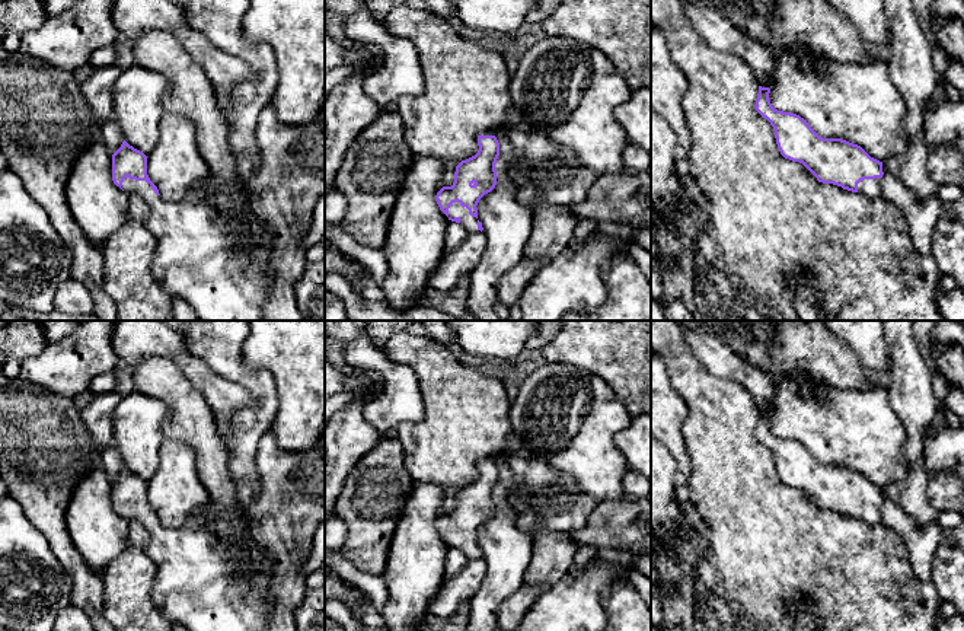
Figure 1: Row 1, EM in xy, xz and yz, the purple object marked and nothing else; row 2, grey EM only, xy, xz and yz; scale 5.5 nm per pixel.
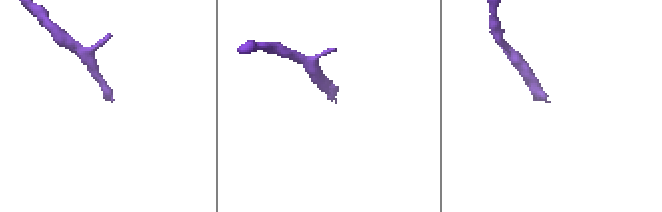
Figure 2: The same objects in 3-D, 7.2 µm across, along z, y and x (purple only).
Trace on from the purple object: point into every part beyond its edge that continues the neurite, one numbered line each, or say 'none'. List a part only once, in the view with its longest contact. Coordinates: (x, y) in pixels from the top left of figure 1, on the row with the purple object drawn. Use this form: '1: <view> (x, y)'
1: xz (456, 210)

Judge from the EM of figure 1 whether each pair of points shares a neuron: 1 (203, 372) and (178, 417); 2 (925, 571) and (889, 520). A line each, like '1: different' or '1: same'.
1: different
2: same

